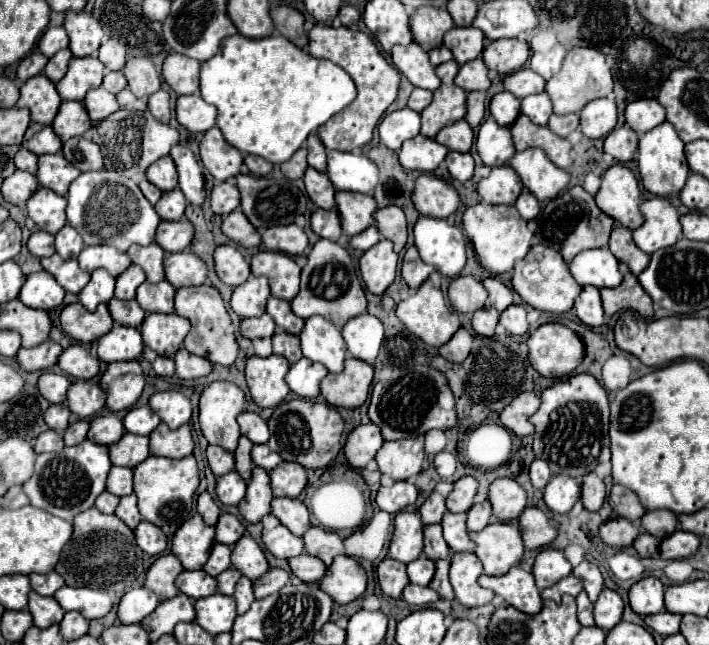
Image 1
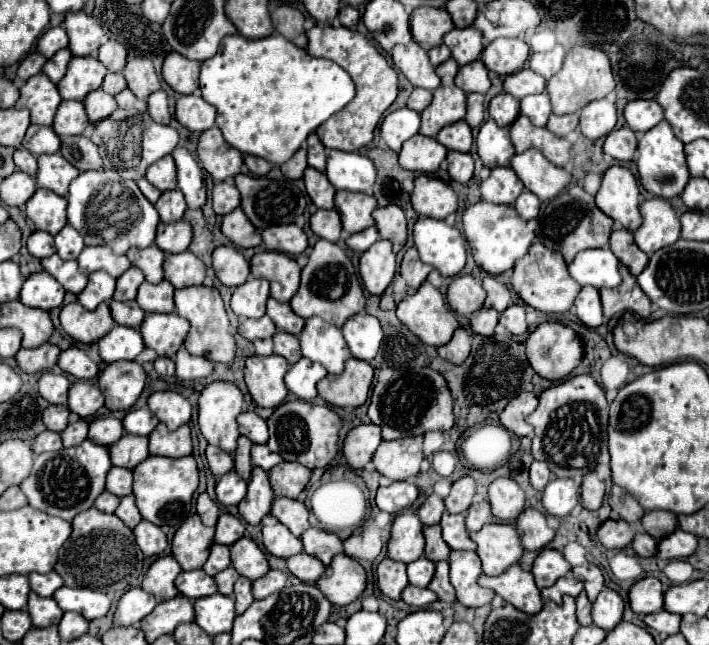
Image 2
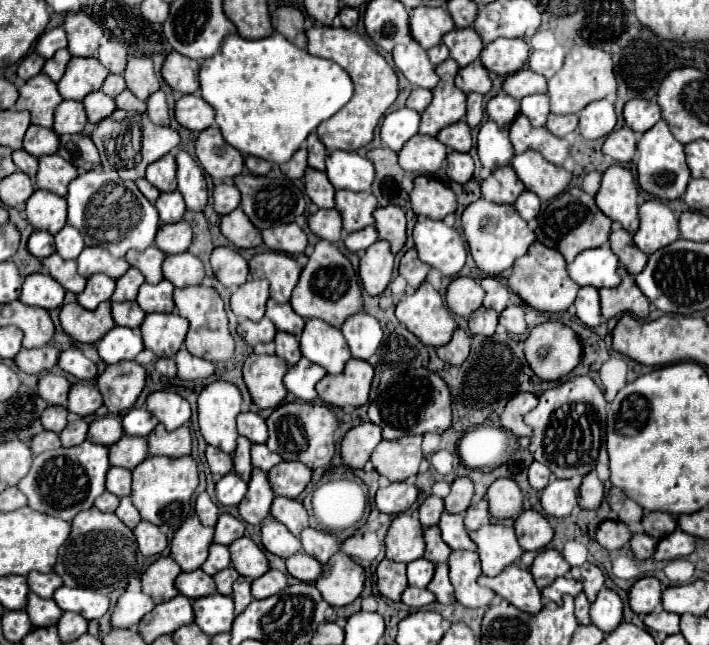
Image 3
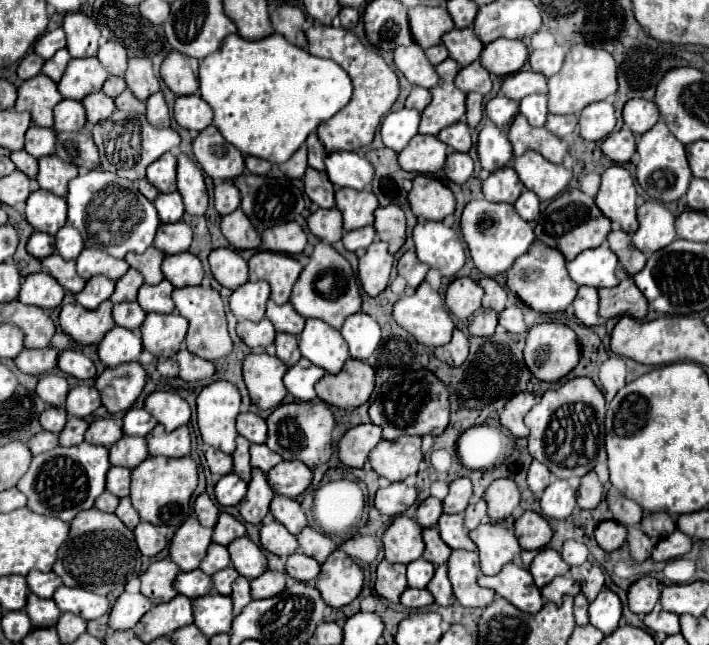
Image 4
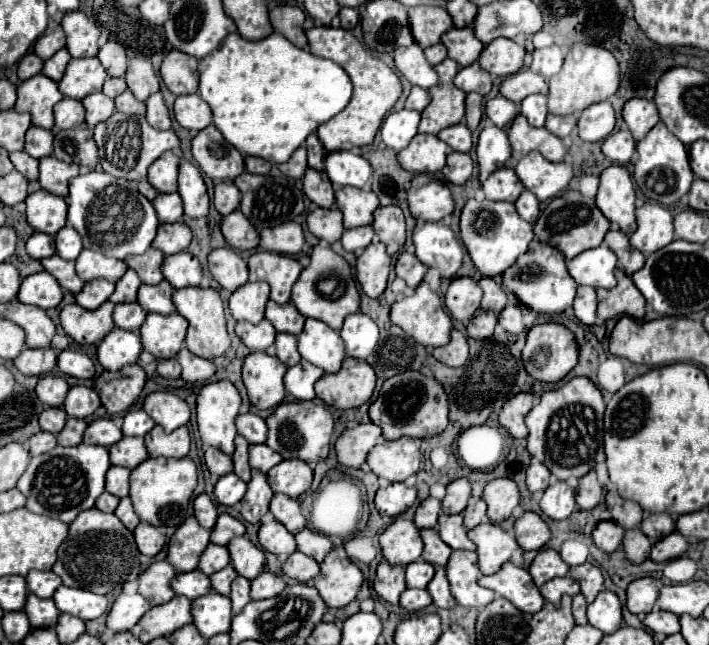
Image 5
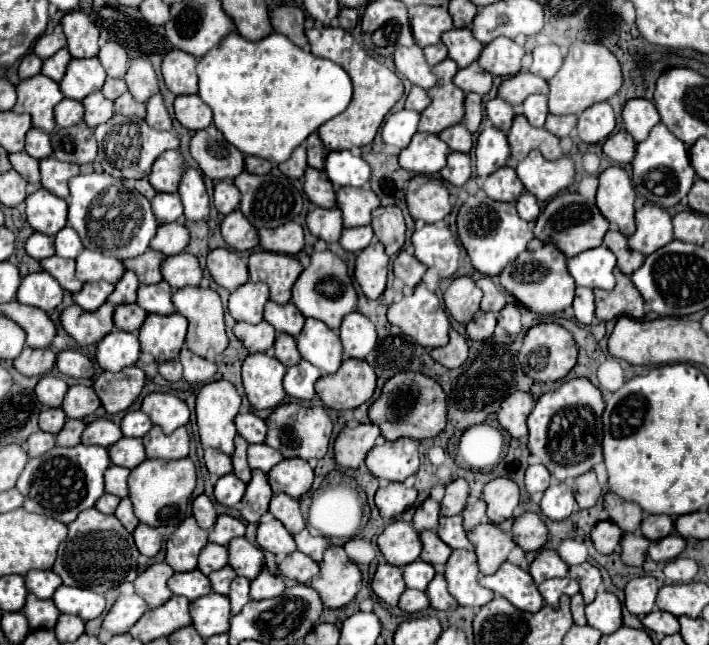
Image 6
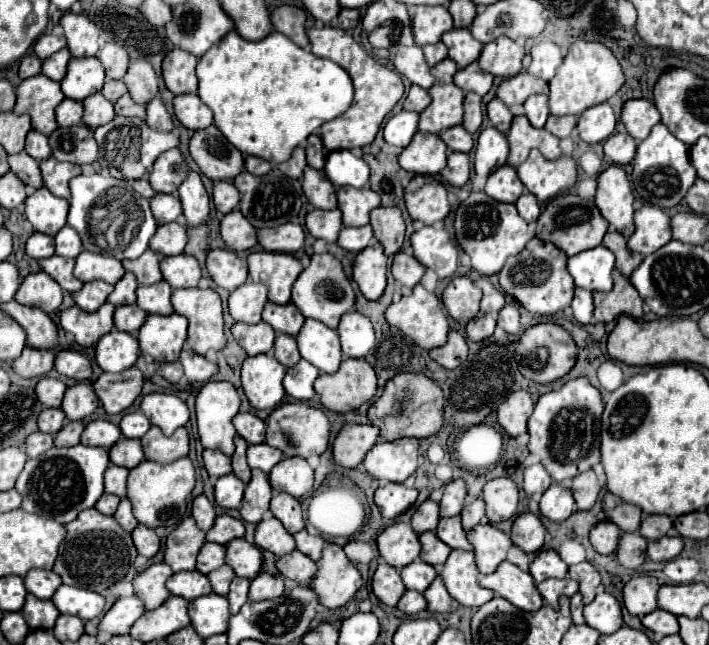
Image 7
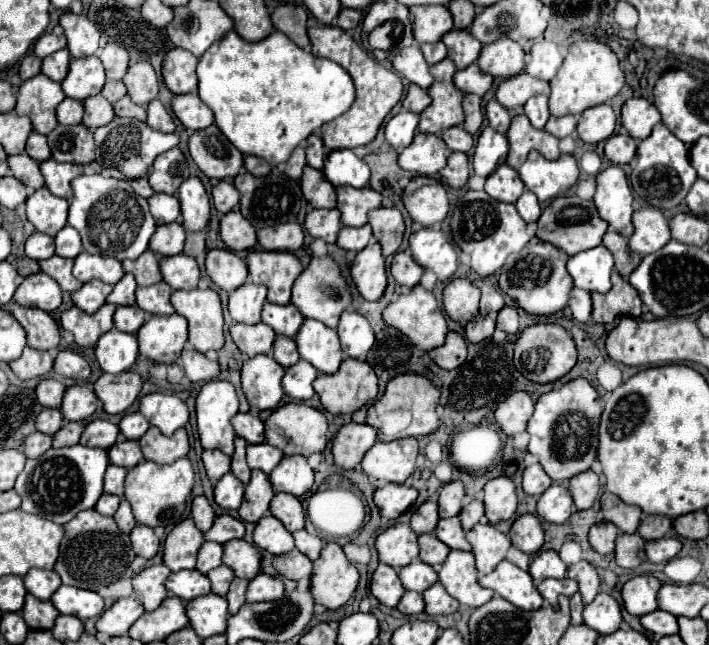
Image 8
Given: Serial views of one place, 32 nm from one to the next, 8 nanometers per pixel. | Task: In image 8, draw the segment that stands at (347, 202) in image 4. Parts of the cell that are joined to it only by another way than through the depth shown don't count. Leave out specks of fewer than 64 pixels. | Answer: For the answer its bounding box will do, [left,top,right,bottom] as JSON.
[338,186,382,226]

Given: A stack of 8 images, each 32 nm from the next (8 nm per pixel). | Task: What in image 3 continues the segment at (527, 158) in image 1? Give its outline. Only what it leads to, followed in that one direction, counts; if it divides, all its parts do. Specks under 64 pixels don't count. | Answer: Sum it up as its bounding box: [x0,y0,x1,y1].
[512,150,572,200]

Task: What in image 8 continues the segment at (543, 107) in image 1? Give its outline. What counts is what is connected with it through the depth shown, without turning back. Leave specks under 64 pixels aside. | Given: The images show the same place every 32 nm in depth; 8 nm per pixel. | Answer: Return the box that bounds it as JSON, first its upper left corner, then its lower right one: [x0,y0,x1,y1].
[524,96,550,128]

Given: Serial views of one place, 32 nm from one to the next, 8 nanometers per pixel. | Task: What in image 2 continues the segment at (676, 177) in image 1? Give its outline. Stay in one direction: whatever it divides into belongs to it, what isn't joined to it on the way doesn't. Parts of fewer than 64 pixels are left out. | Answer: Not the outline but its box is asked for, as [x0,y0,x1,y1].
[638,120,690,198]

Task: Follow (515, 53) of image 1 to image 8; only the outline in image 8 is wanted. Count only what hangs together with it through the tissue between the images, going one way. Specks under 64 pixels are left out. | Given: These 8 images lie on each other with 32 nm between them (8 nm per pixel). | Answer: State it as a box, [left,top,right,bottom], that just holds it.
[478,38,524,78]

